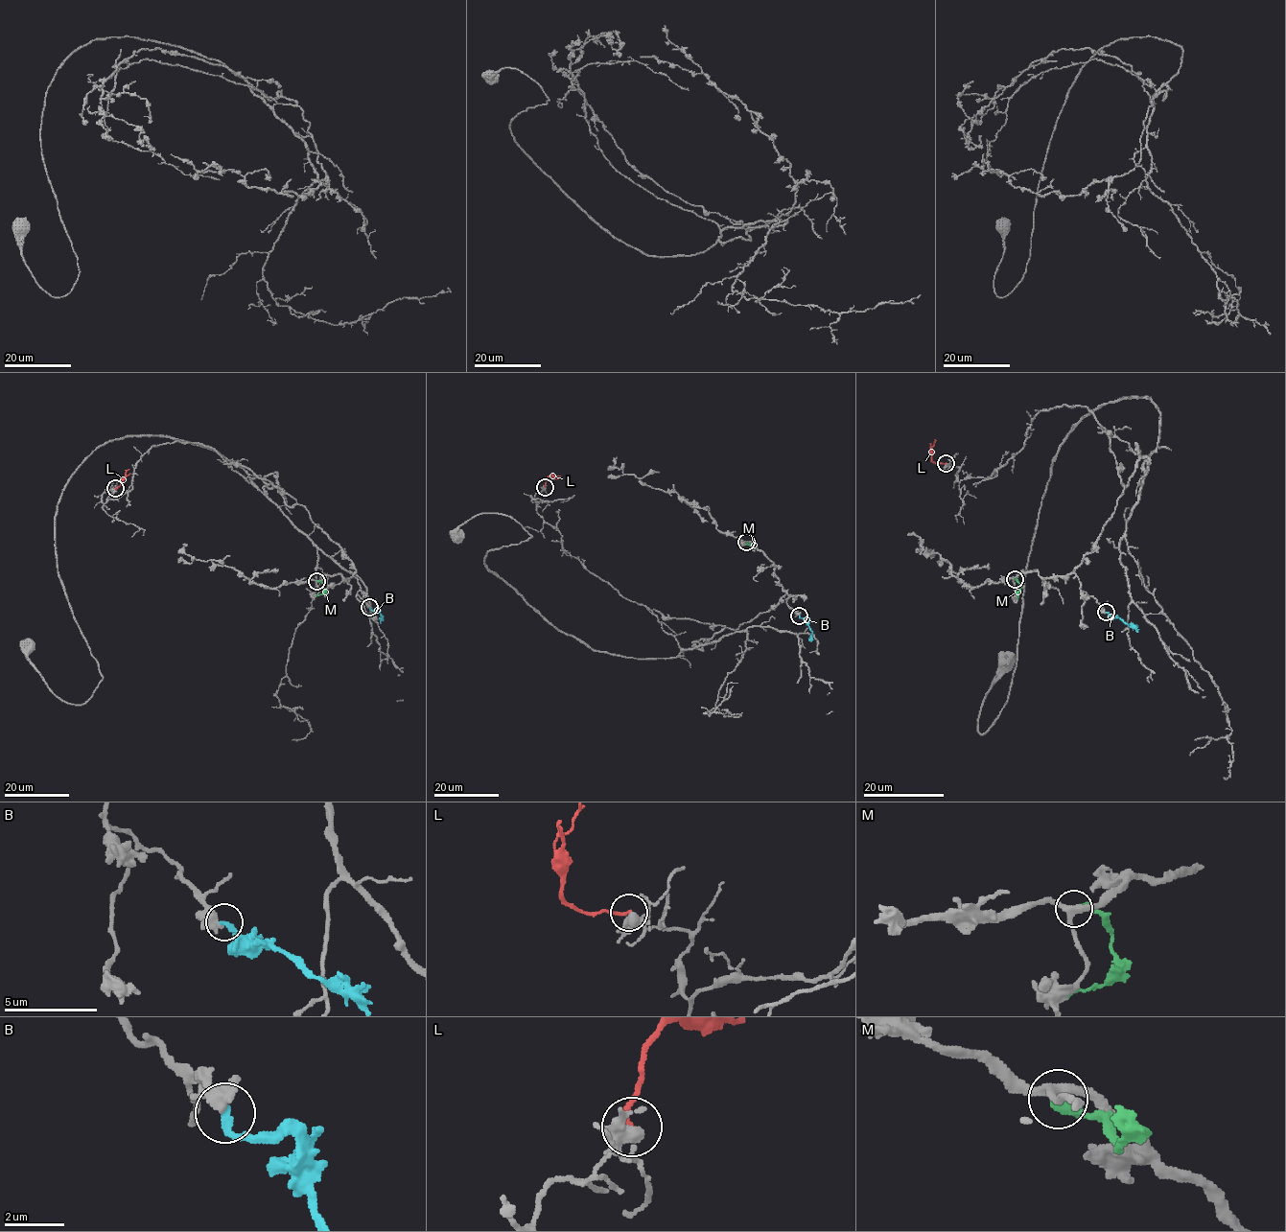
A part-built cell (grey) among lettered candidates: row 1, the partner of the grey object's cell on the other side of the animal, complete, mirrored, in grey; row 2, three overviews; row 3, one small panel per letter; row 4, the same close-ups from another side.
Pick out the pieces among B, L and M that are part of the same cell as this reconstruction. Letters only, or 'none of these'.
B

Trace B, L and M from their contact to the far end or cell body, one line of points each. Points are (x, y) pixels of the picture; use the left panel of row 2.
B: (369, 607), (382, 616), (380, 623)
L: (115, 488), (128, 469)
M: (316, 581), (321, 583), (324, 589), (315, 596)

